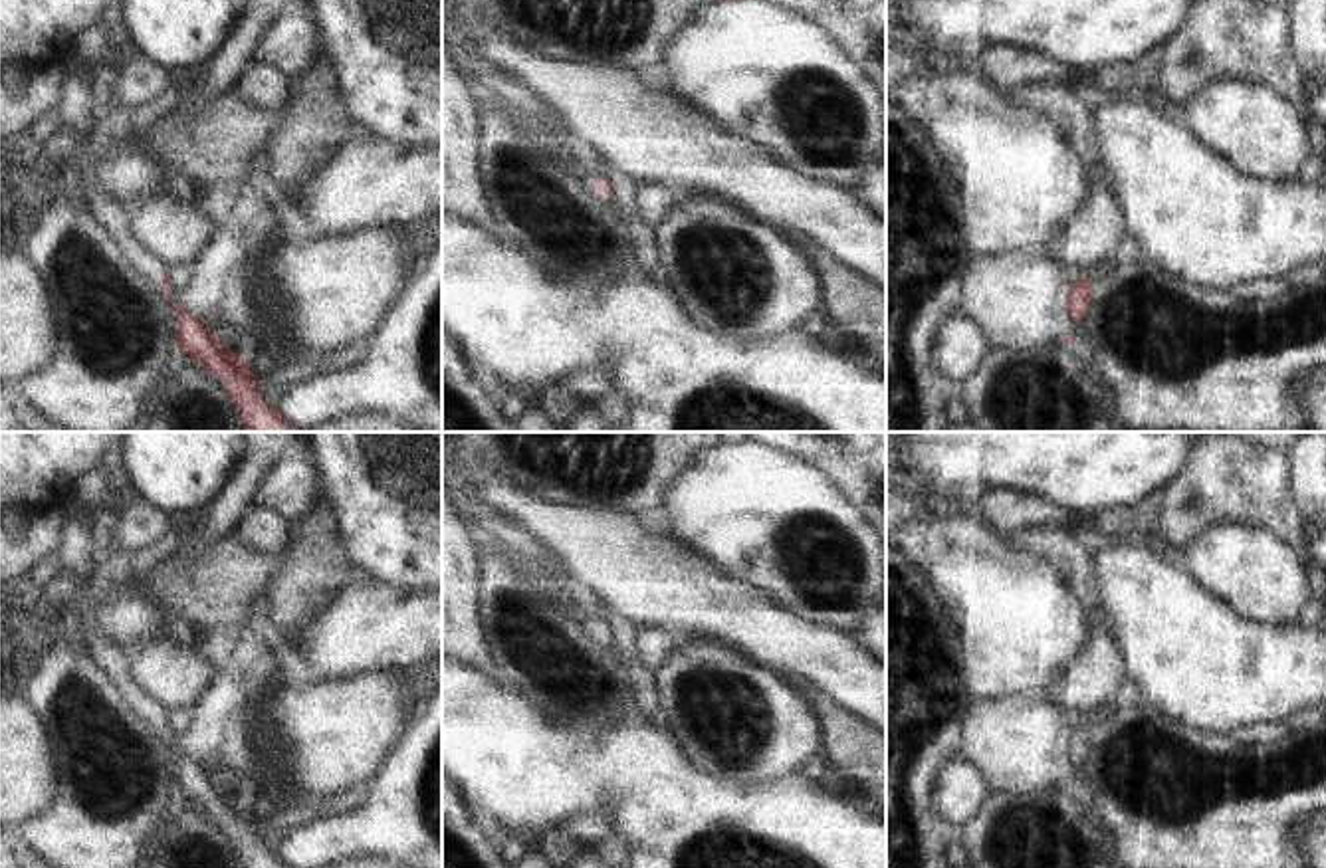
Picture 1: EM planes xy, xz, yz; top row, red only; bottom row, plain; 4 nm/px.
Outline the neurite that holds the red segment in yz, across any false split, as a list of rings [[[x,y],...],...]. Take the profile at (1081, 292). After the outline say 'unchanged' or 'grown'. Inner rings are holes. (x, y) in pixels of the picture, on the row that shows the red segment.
[[[1126,232],[1126,236],[1120,240],[1120,244],[1112,250],[1112,256],[1104,260],[1102,264],[1094,266],[1088,275],[1082,275],[1078,281],[1070,283],[1070,319],[1072,325],[1078,325],[1088,307],[1090,307],[1090,297],[1092,297],[1092,283],[1106,273],[1110,273],[1116,266],[1124,262],[1134,262],[1144,258],[1142,248],[1138,242]]]; grown

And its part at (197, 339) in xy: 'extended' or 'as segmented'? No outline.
extended

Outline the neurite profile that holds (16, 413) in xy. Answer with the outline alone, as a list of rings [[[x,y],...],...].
[[[0,384],[0,432],[52,432],[52,418],[32,404],[20,384]]]

